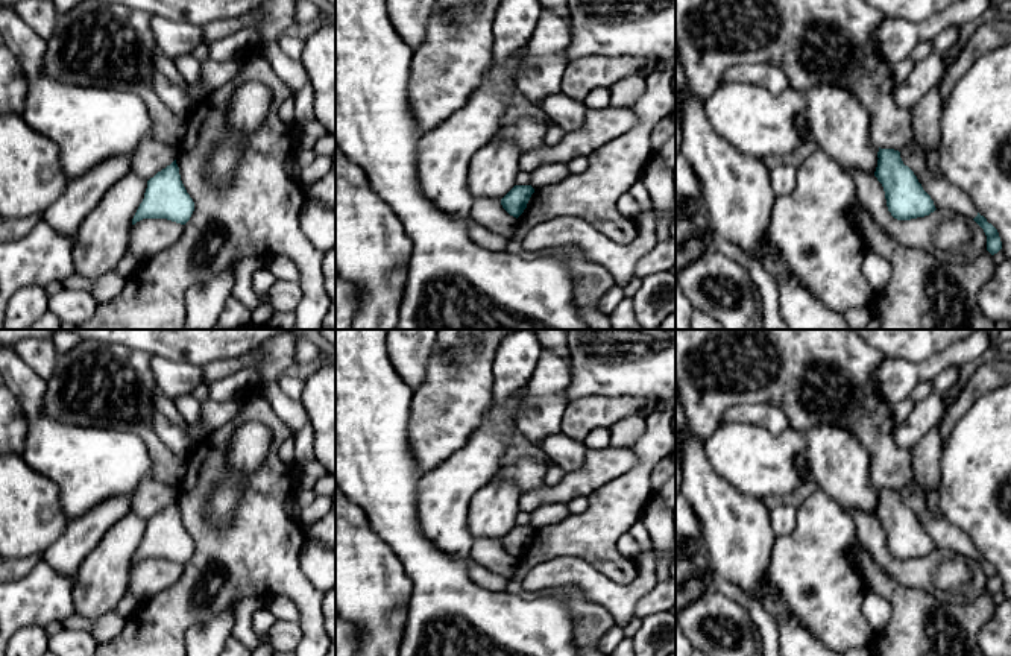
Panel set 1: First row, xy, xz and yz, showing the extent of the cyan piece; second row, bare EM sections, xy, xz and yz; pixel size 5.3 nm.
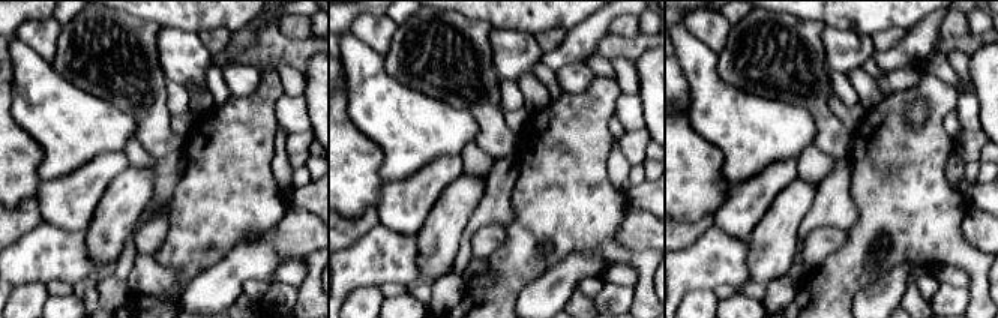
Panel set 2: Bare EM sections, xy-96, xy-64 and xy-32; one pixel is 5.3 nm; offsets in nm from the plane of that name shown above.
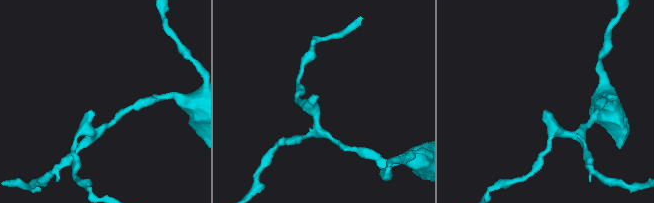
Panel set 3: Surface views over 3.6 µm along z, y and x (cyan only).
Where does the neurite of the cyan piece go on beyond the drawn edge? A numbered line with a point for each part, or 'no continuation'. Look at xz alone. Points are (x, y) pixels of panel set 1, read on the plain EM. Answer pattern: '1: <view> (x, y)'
no continuation

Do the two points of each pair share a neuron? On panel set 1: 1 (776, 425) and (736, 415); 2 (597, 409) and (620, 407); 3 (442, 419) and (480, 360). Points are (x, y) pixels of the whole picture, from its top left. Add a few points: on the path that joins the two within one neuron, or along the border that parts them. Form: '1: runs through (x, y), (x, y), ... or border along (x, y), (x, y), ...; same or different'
1: runs through (767, 416), (746, 415); same
2: runs through (603, 409), (614, 409); same
3: runs through (450, 404), (465, 375); same

